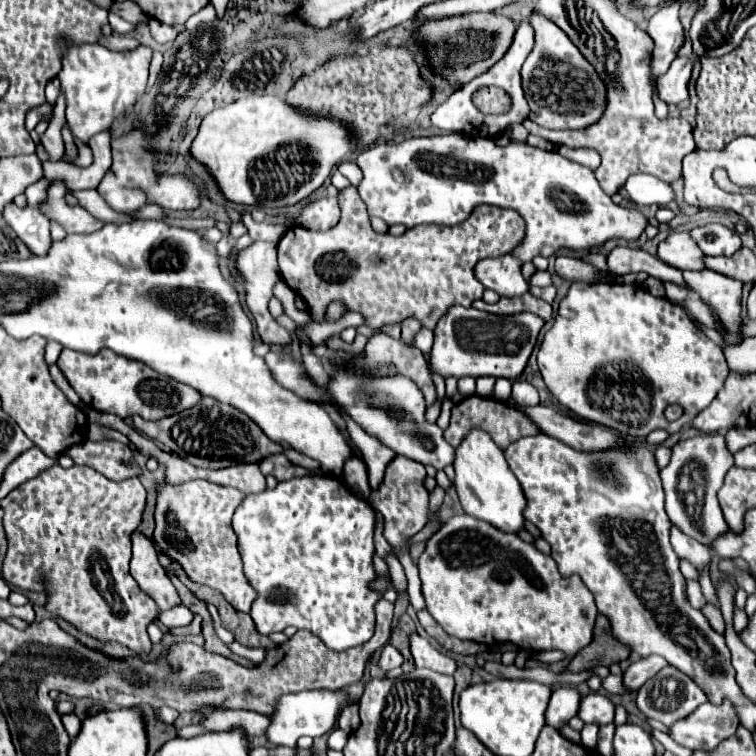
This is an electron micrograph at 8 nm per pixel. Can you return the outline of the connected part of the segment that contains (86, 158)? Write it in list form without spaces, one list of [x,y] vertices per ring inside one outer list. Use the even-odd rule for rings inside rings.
[[[73,138],[73,142],[75,142],[75,146],[77,146],[77,158],[75,158],[75,160],[69,160],[69,158],[67,158],[67,154],[63,154],[63,160],[71,162],[71,164],[75,164],[75,166],[79,166],[79,168],[85,168],[85,166],[89,166],[89,164],[93,162],[91,148],[89,148],[85,142],[79,142],[77,138]]]

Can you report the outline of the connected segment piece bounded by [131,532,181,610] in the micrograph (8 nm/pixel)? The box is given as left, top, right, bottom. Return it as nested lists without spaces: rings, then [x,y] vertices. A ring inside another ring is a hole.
[[[133,534],[133,558],[131,558],[131,576],[159,606],[159,610],[171,610],[181,606],[181,598],[165,574],[163,566],[157,560],[157,550],[151,538],[143,534]]]

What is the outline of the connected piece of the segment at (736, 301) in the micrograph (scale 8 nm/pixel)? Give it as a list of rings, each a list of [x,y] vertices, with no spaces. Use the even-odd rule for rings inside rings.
[[[713,270],[683,272],[687,290],[699,294],[699,298],[713,310],[719,320],[721,338],[725,346],[735,346],[743,342],[741,336],[741,282],[727,278]]]

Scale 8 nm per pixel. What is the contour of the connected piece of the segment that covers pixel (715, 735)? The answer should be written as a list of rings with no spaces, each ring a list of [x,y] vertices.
[[[705,702],[699,710],[675,722],[671,726],[671,736],[675,742],[691,750],[715,750],[723,740],[735,734],[737,726],[739,716],[731,702],[723,702],[719,706]]]

